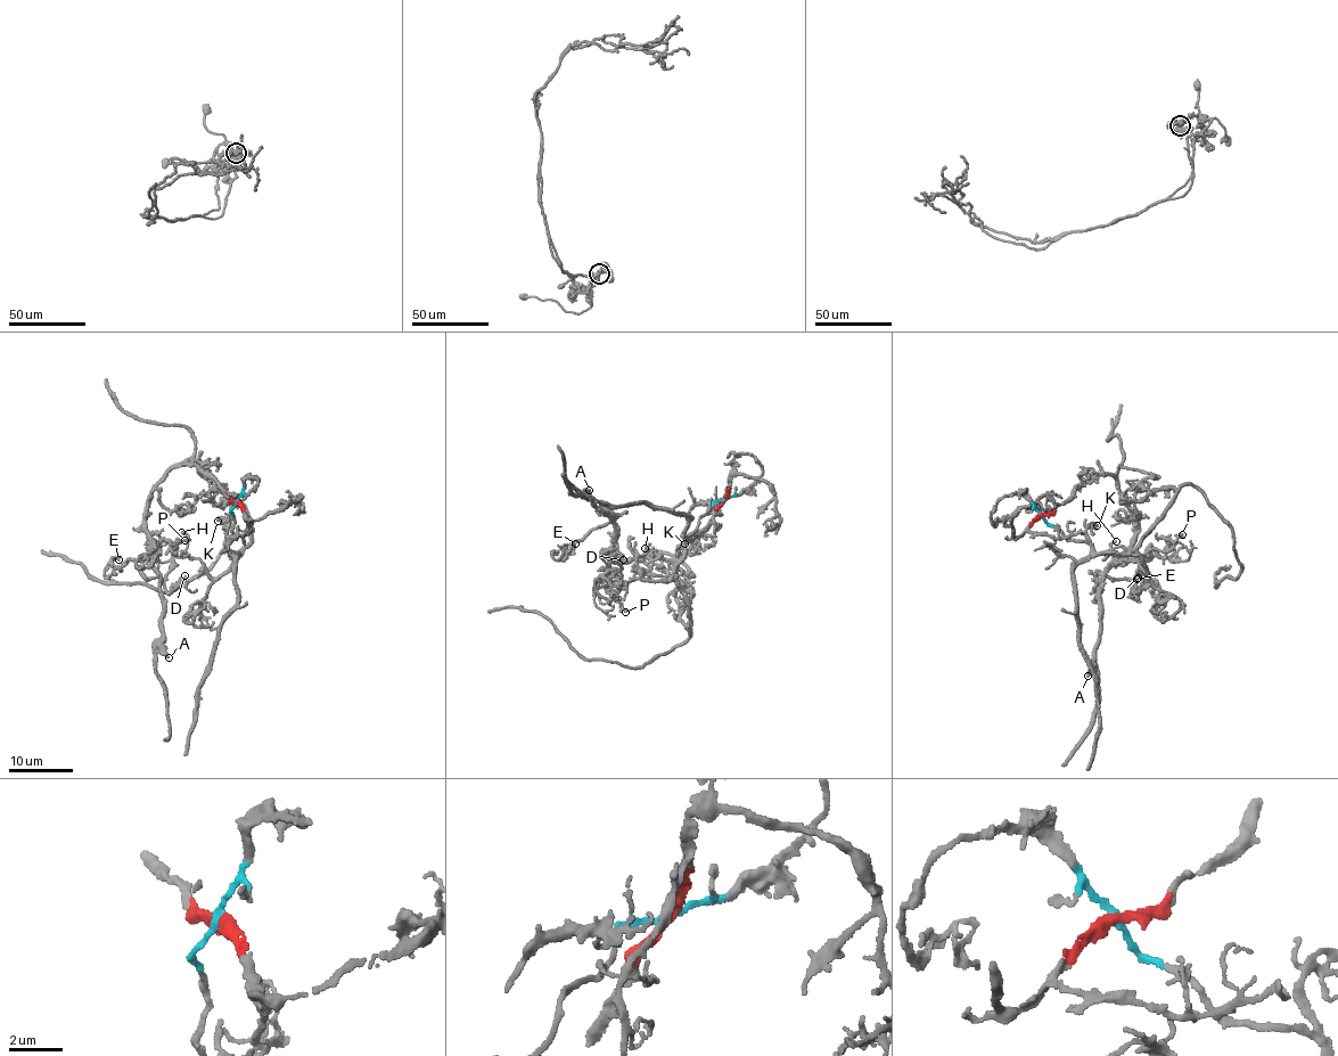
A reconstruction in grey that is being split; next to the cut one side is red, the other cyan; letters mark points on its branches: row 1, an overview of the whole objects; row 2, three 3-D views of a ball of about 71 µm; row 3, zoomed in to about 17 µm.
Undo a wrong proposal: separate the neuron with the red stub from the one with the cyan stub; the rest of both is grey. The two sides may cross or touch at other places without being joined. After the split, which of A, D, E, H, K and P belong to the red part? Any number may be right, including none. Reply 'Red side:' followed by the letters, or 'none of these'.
Red side: A, D, E, P

